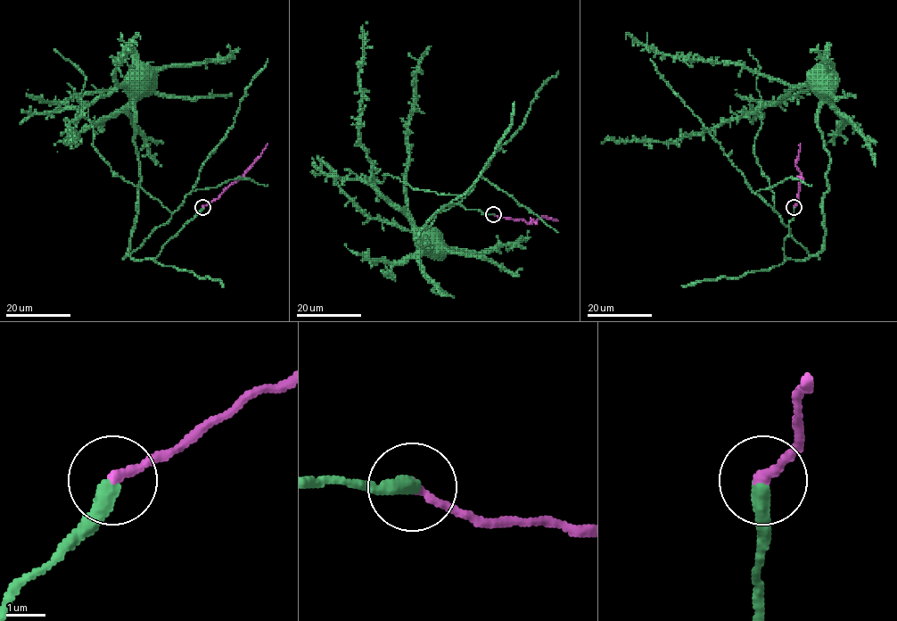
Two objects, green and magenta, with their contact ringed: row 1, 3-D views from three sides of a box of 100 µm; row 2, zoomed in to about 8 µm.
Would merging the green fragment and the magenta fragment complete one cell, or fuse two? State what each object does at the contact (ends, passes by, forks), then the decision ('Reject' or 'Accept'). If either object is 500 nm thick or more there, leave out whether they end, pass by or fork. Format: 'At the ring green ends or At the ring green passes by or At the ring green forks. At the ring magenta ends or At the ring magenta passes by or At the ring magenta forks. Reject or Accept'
At the ring green ends. At the ring magenta ends. Accept

